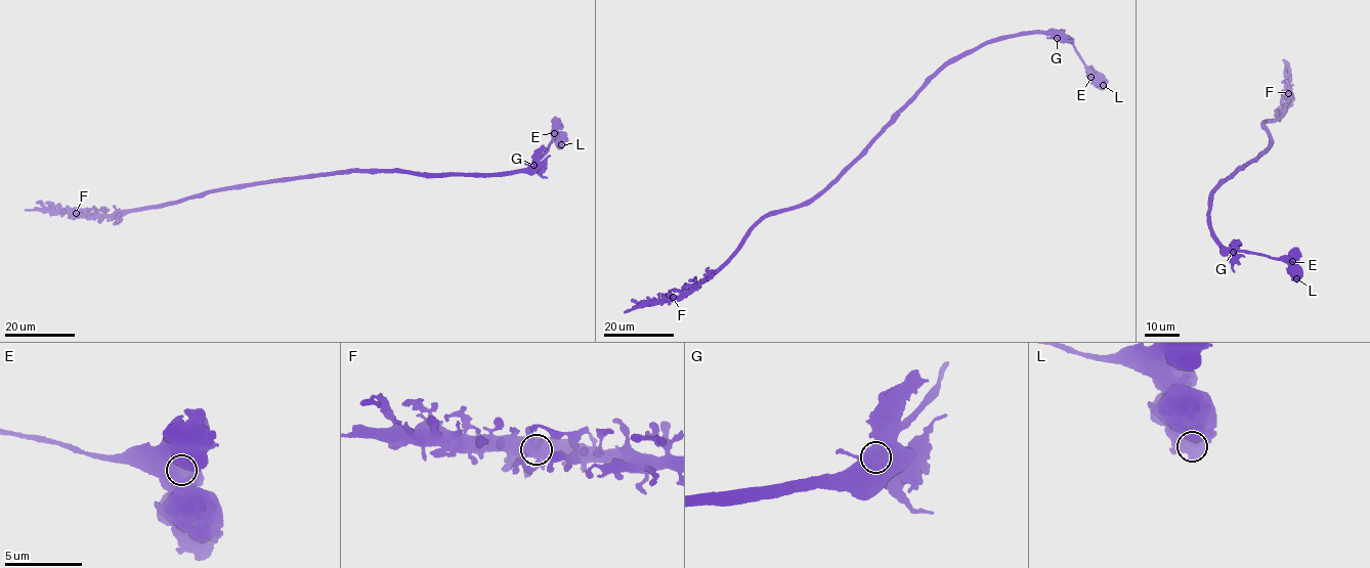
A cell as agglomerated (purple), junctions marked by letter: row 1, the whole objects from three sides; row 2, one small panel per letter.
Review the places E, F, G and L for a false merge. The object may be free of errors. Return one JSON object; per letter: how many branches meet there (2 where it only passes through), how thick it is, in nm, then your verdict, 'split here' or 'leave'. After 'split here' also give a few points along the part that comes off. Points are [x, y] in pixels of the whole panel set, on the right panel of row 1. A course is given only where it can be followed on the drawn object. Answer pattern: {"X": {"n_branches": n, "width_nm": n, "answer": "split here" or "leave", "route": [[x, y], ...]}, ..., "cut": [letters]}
{"E": {"n_branches": 3, "width_nm": 700, "answer": "leave"}, "F": {"n_branches": 4, "width_nm": 750, "answer": "leave"}, "G": {"n_branches": 3, "width_nm": 600, "answer": "leave"}, "L": {"n_branches": 2, "width_nm": 900, "answer": "leave"}, "cut": []}

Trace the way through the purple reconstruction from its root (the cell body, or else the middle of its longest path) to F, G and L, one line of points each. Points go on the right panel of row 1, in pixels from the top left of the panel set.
F: (1253, 162), (1270, 143), (1261, 122), (1281, 116), (1280, 112), (1287, 101), (1288, 92)
G: (1253, 162), (1229, 178), (1212, 194), (1209, 214), (1211, 229), (1221, 246), (1233, 252)
L: (1253, 162), (1229, 178), (1212, 193), (1209, 214), (1211, 229), (1226, 250), (1283, 259), (1296, 278)

